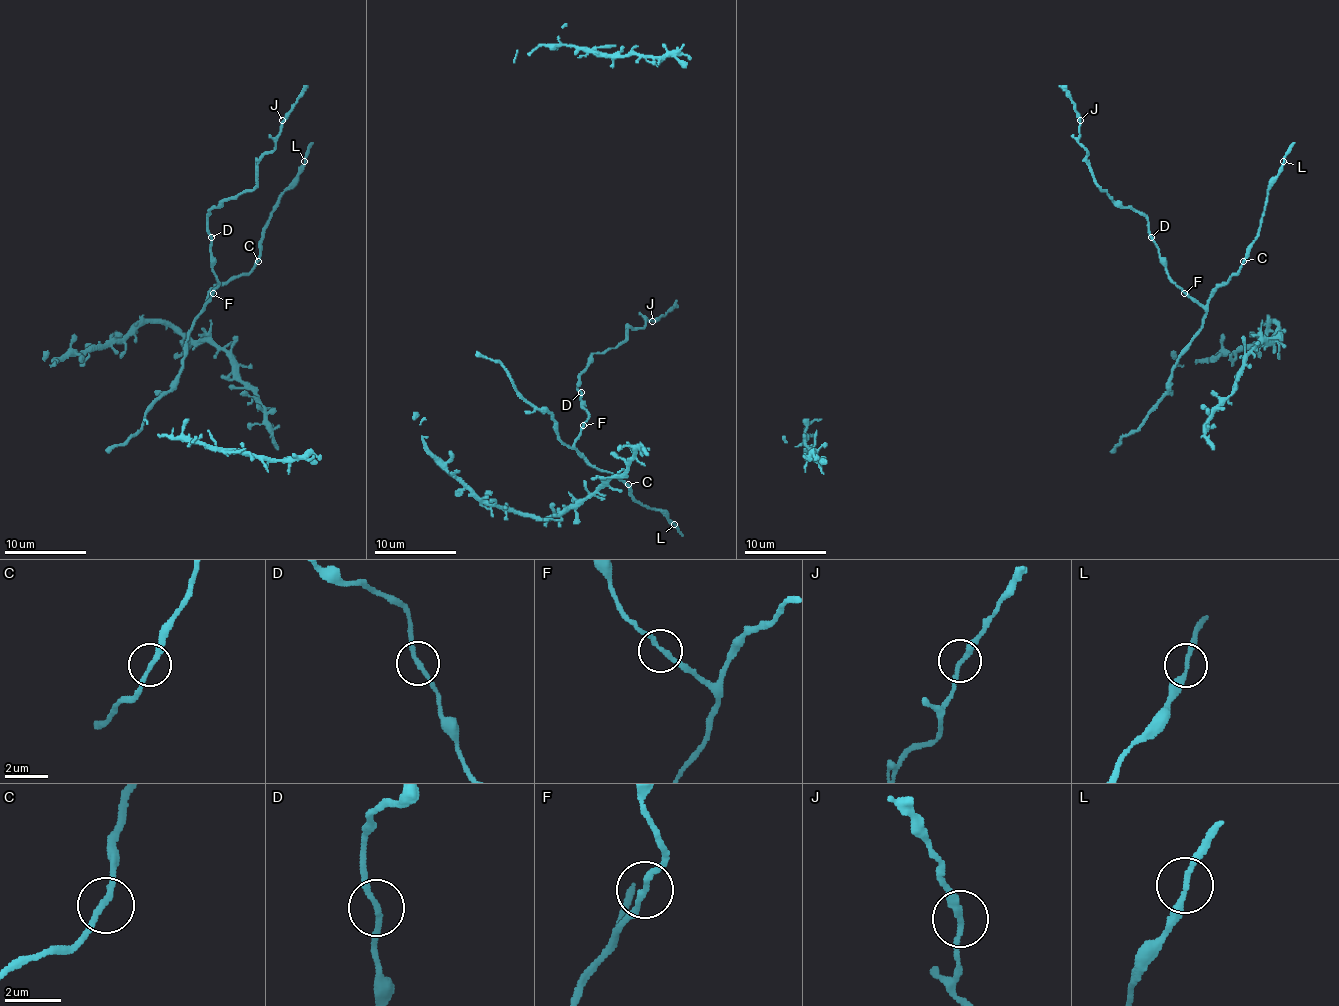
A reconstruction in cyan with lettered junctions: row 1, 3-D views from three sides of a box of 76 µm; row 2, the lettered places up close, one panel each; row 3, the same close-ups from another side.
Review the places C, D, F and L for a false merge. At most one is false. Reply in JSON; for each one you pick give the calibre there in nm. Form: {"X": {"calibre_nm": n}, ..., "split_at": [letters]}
{"split_at": []}

